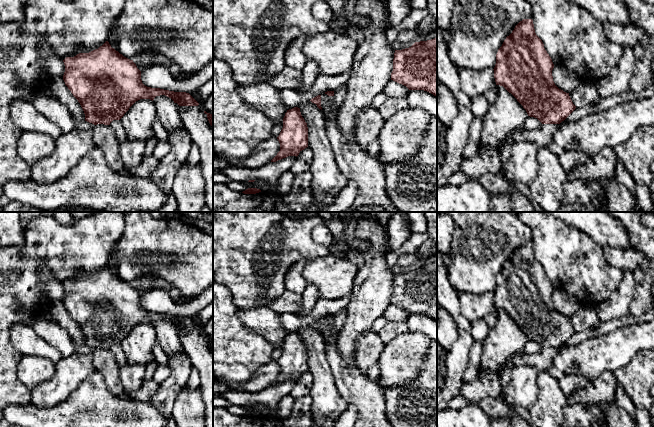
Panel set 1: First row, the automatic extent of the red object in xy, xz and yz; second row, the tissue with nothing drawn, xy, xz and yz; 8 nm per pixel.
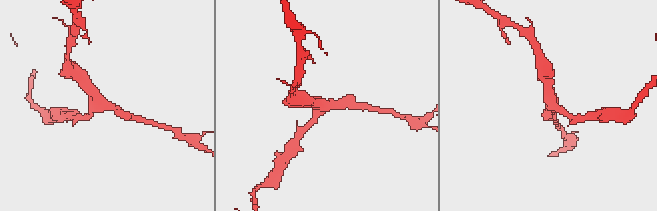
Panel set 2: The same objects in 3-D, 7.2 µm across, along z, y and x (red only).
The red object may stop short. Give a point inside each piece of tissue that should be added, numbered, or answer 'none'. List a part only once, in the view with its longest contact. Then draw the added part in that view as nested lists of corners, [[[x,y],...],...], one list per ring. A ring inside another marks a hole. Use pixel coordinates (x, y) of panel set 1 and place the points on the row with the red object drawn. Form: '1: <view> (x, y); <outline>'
none

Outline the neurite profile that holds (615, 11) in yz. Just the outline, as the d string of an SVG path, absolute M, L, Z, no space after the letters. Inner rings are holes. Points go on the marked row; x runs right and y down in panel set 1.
M568 0L587 10L595 18L622 26L633 24L622 0Z

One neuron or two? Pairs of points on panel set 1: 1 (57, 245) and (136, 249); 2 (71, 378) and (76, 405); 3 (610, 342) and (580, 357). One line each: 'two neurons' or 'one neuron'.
1: two neurons
2: two neurons
3: one neuron

